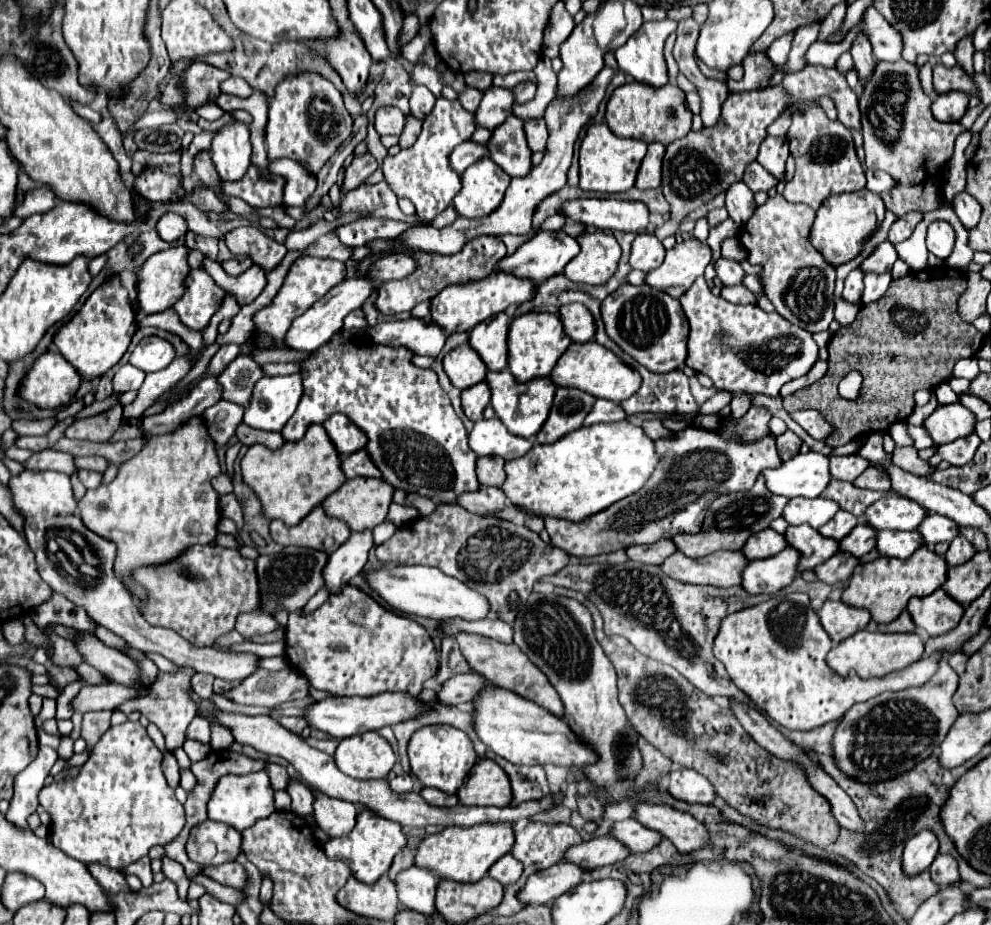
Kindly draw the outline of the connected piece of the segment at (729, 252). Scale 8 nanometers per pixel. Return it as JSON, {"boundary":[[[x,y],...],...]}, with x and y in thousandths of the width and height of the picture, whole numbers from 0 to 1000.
{"boundary":[[[734,257],[734,259],[728,264],[728,277],[730,277],[730,279],[736,279],[736,281],[742,281],[742,283],[748,283],[748,281],[754,279],[752,268],[746,264],[744,257]]]}

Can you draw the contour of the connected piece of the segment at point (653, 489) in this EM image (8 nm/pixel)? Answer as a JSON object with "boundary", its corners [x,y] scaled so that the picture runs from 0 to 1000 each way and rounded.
{"boundary":[[[695,461],[689,467],[683,467],[681,474],[661,476],[661,482],[667,491],[667,499],[647,532],[621,543],[615,551],[606,551],[606,556],[600,556],[598,560],[590,560],[590,564],[550,558],[550,573],[554,575],[558,590],[588,603],[621,597],[639,588],[663,586],[665,582],[679,582],[687,575],[703,577],[719,538],[732,532],[758,530],[766,510],[788,504],[780,471],[772,471],[760,480],[746,480],[726,474],[721,467]]]}

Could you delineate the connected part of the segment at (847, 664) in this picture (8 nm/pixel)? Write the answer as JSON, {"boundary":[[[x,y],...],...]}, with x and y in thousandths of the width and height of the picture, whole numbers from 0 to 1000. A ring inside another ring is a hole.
{"boundary":[[[869,681],[859,690],[853,690],[851,694],[847,694],[843,701],[839,701],[839,705],[835,707],[835,716],[847,731],[853,731],[853,733],[859,726],[865,729],[867,733],[887,733],[925,716],[931,709],[931,705],[933,705],[933,698],[925,683],[889,685],[889,683]]]}

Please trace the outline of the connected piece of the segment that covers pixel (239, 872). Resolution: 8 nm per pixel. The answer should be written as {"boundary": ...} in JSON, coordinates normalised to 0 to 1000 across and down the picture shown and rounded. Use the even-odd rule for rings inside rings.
{"boundary":[[[229,932],[223,936],[207,936],[205,945],[235,960],[247,960],[247,954],[249,954],[249,943],[245,941],[241,932]]]}

